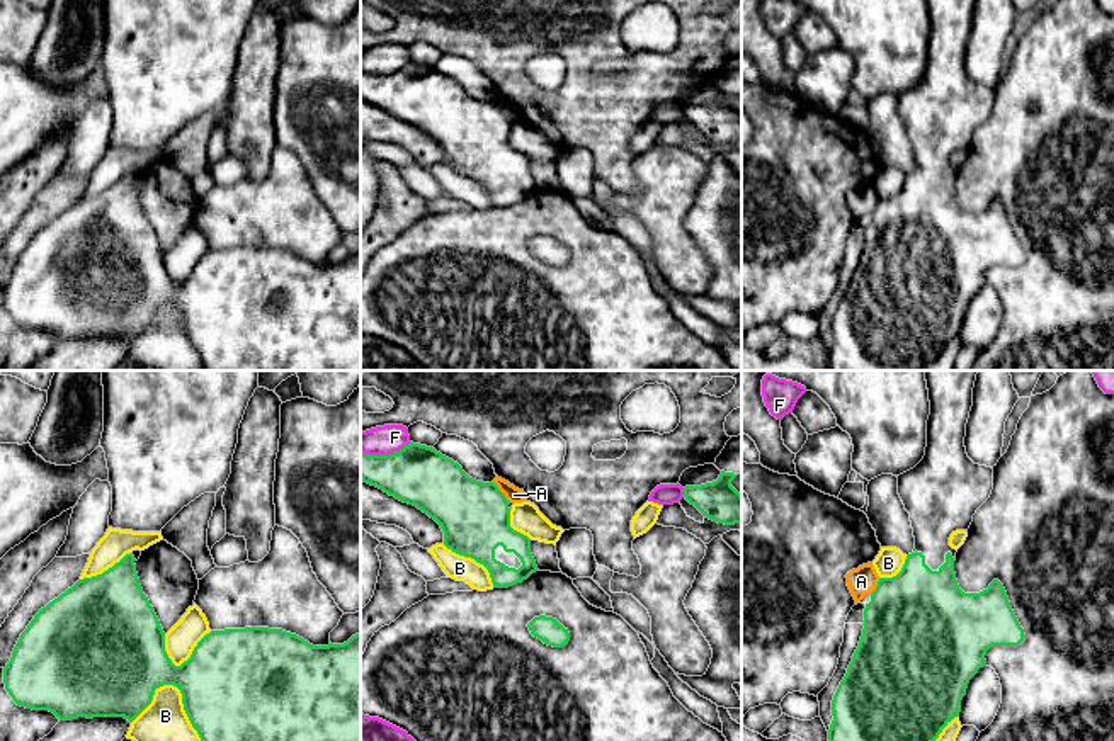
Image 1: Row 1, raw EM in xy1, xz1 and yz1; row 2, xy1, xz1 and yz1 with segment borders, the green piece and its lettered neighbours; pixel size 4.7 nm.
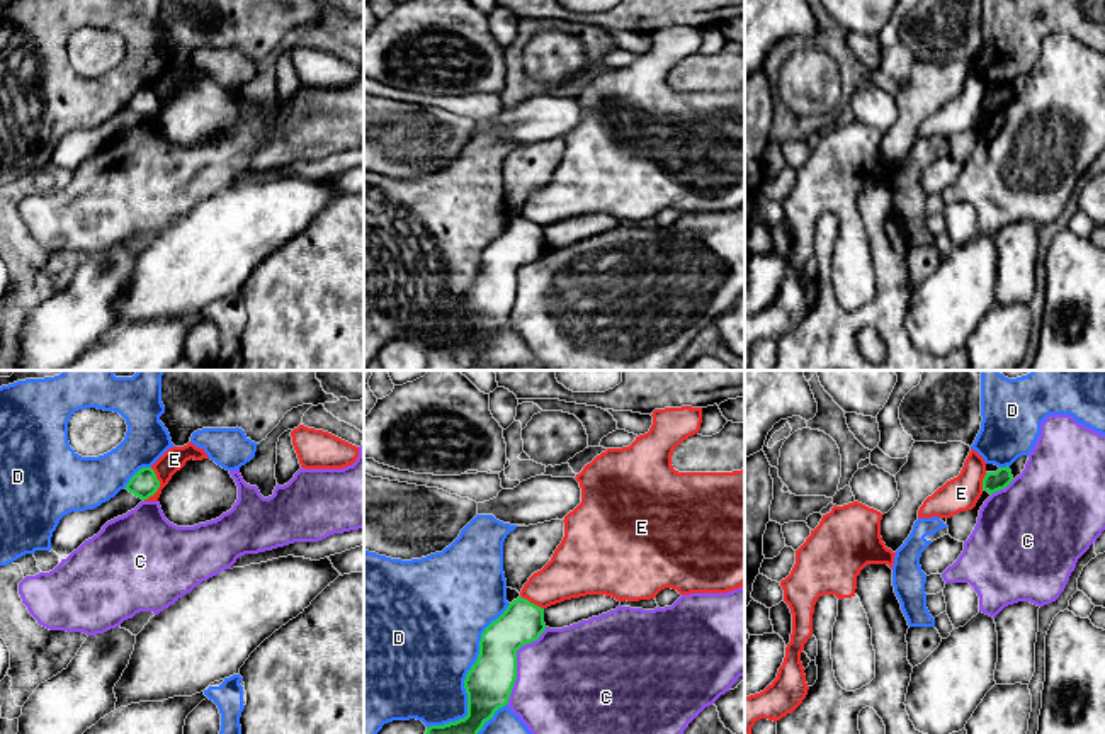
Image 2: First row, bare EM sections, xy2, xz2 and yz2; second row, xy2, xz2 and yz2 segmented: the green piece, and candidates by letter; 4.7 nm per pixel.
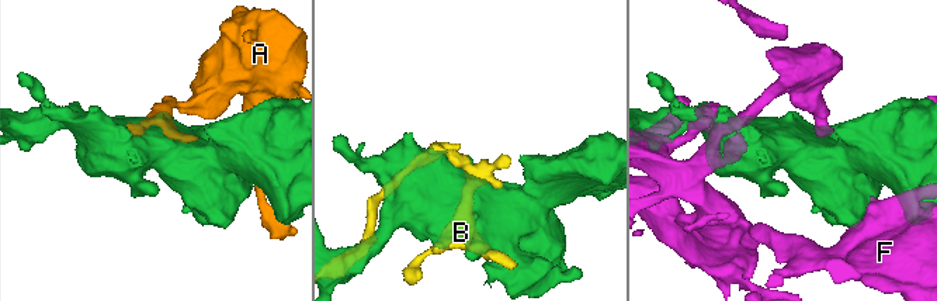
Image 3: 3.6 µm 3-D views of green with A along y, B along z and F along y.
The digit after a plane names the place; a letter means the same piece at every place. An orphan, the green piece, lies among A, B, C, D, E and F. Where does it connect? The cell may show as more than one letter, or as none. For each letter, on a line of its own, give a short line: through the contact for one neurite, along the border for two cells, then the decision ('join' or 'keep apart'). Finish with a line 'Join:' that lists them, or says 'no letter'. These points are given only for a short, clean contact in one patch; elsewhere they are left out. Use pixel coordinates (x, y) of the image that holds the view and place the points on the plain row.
A: keep apart
B: keep apart
C: keep apart
D: keep apart
E: line xy2 (152, 87), (158, 107), (143, 119); keep apart
F: keep apart
Join: no letter

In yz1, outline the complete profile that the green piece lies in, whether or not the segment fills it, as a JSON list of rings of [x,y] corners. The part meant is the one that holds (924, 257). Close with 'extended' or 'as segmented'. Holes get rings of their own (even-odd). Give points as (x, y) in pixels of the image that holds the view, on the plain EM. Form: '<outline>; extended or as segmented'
[[[927,0],[930,34],[925,75],[913,88],[896,95],[898,114],[910,133],[915,168],[896,195],[879,197],[866,223],[859,265],[832,320],[828,370],[922,370],[959,335],[969,299],[986,286],[986,270],[993,265],[1019,265],[1026,257],[998,199],[980,212],[964,212],[954,192],[958,170],[949,165],[949,156],[969,148],[973,134],[993,109],[993,88],[975,83],[964,66],[973,7],[975,0]]]; extended

